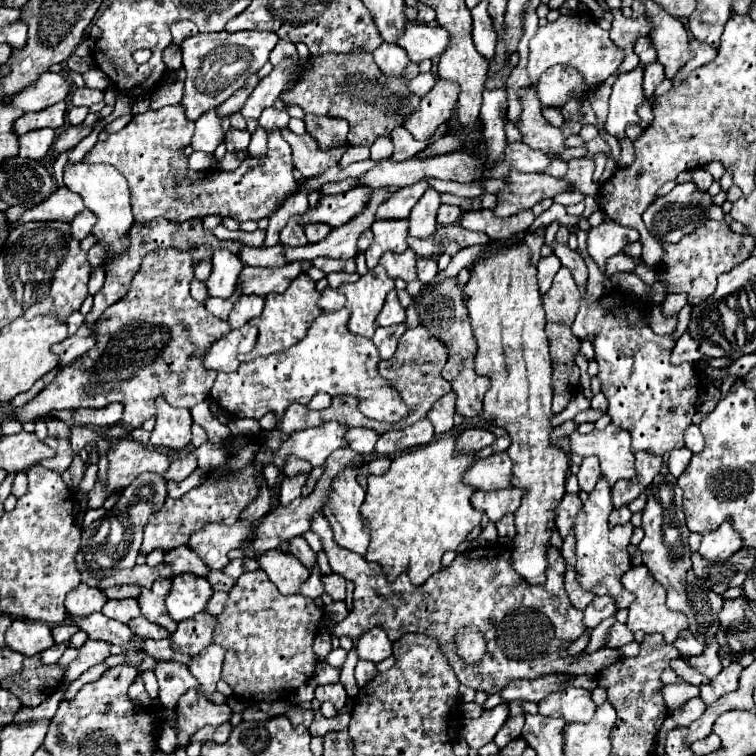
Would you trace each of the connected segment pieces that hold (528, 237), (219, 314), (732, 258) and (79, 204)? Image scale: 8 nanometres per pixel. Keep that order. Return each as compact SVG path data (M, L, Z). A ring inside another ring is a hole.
M539 226L535 232L529 232L529 234L525 234L525 244L531 248L531 254L533 254L533 264L537 264L539 262L539 258L541 258L541 246L545 244L545 228L547 226Z
M235 290L235 292L233 292L233 298L227 298L227 300L221 300L221 298L205 300L205 308L207 308L215 318L227 320L227 314L229 314L229 310L233 308L233 302L237 300L237 296L241 296L241 294L237 294L237 290Z
M707 220L701 226L697 226L693 232L685 234L675 244L663 244L663 258L661 258L661 272L659 280L669 288L669 292L683 292L689 296L689 304L705 302L717 286L717 278L723 272L729 272L733 266L743 262L751 256L751 250L755 246L755 240L745 234L735 234L727 228L725 222ZM665 264L665 268L663 268Z
M63 186L63 188L55 190L49 198L45 198L45 202L41 202L35 208L21 214L17 220L17 226L25 224L25 222L53 222L53 220L69 222L69 220L73 220L73 216L77 212L81 212L81 208L85 208L81 196L77 196L75 192L71 192Z

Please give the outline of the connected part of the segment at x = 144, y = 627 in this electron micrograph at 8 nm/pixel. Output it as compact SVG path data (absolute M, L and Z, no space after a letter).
M143 616L131 620L127 626L133 630L133 634L139 634L141 638L153 638L153 640L169 638L169 632L167 632L165 628L161 628L161 626L157 626L157 624L151 624L151 622L149 622L147 618L143 618Z

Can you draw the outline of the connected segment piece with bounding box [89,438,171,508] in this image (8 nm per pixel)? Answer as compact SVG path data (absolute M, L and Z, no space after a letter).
M121 438L109 452L109 470L105 480L97 480L89 492L89 508L99 508L111 492L121 492L127 488L139 474L153 472L165 474L169 468L169 456L157 448L147 448L137 440Z

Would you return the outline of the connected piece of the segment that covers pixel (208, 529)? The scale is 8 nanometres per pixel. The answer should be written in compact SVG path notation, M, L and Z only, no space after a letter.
M237 520L233 526L225 524L209 524L201 530L195 530L187 542L191 550L199 554L199 558L211 570L221 570L227 566L227 552L233 548L243 548L253 538L253 526L245 520Z

